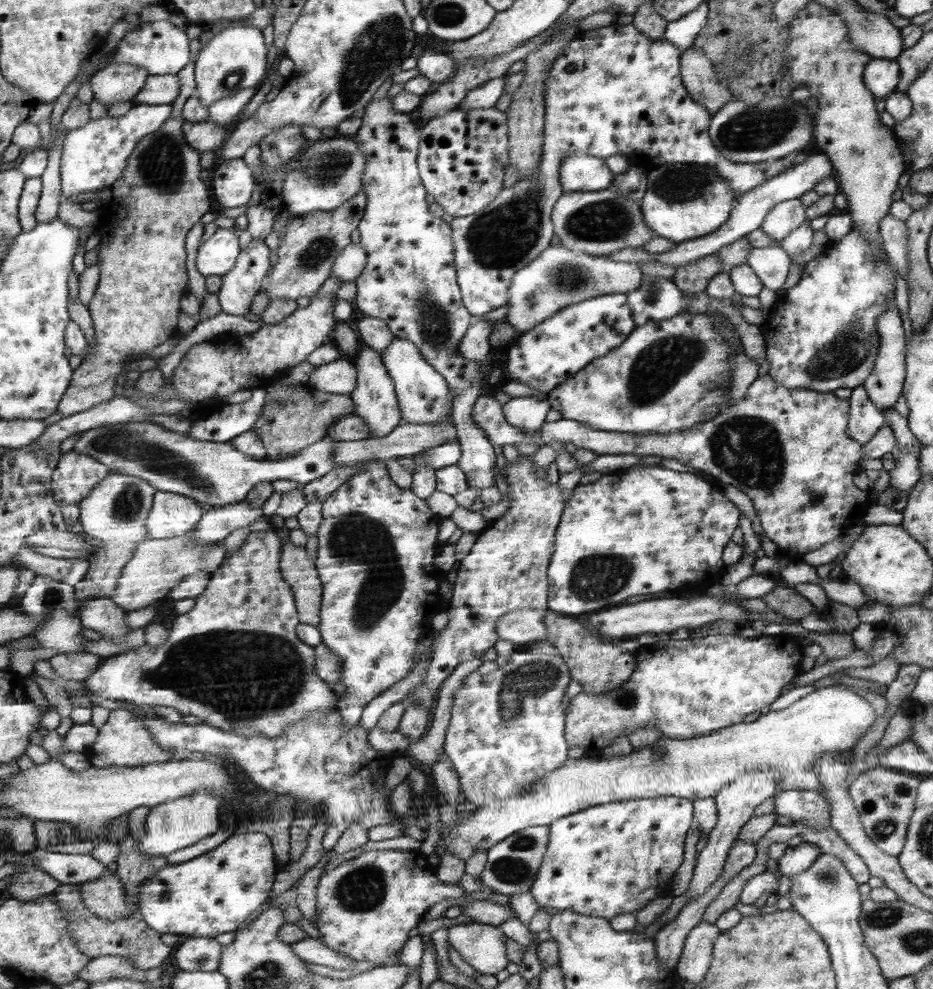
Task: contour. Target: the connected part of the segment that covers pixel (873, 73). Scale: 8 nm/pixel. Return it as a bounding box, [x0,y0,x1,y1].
[863,59,901,99]

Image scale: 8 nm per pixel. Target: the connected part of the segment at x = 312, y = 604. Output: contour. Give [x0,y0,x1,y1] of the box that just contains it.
[280,532,322,626]

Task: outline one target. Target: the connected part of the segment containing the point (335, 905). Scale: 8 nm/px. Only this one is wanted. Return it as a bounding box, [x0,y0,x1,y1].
[313,850,465,965]

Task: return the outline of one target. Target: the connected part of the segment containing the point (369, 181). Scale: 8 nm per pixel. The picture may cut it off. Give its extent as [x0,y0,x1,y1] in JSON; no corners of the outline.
[354,95,495,488]

